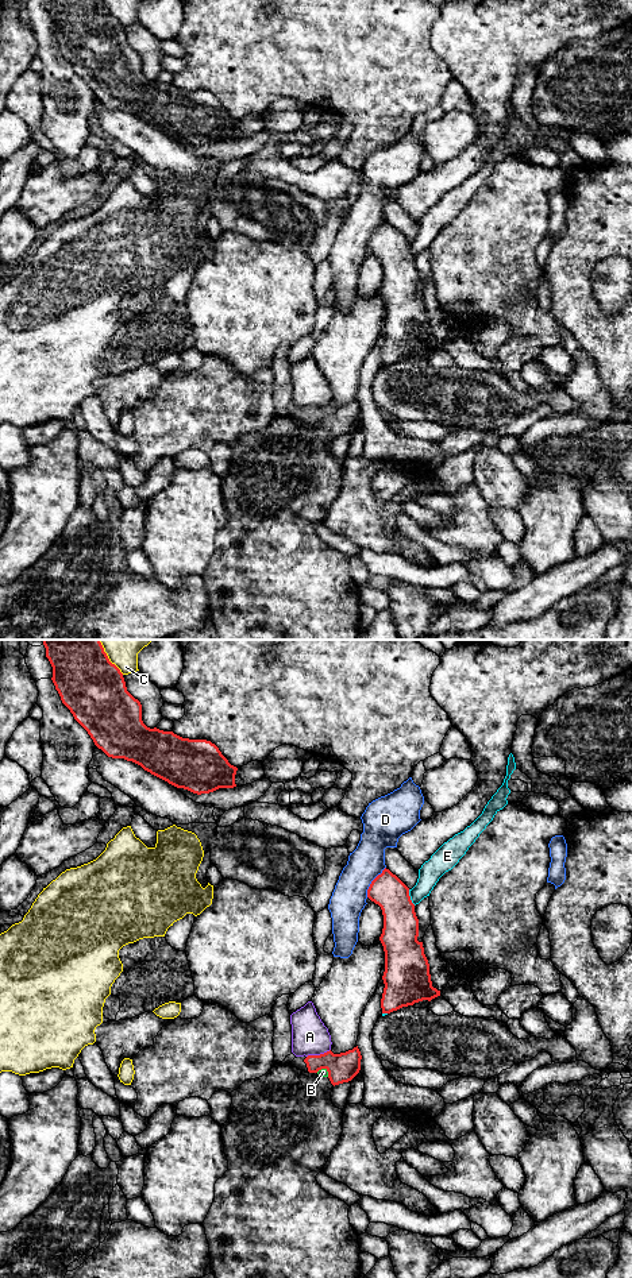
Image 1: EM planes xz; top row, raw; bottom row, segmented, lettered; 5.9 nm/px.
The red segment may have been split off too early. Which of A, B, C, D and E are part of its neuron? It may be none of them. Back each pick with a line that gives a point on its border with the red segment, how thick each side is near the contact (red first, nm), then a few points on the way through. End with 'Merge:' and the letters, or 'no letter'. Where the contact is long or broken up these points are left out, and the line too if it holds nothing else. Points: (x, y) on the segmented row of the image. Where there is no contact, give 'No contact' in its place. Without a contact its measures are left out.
B: Touches red at xz (324, 1068). Thickness 180 nm (red) against 50 nm. Path across: xz (342, 1068), (324, 1068), (323, 1072)
Merge: B

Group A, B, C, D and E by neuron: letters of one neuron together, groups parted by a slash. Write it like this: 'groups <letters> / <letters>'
groups A / B / C / D / E

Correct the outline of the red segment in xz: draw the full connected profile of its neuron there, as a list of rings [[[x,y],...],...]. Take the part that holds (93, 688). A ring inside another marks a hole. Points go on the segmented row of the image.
[[[42,640],[53,667],[53,683],[62,703],[108,757],[140,765],[169,784],[193,794],[234,788],[238,768],[207,740],[182,738],[173,731],[150,729],[142,721],[142,704],[126,687],[120,669],[112,664],[100,640]]]

